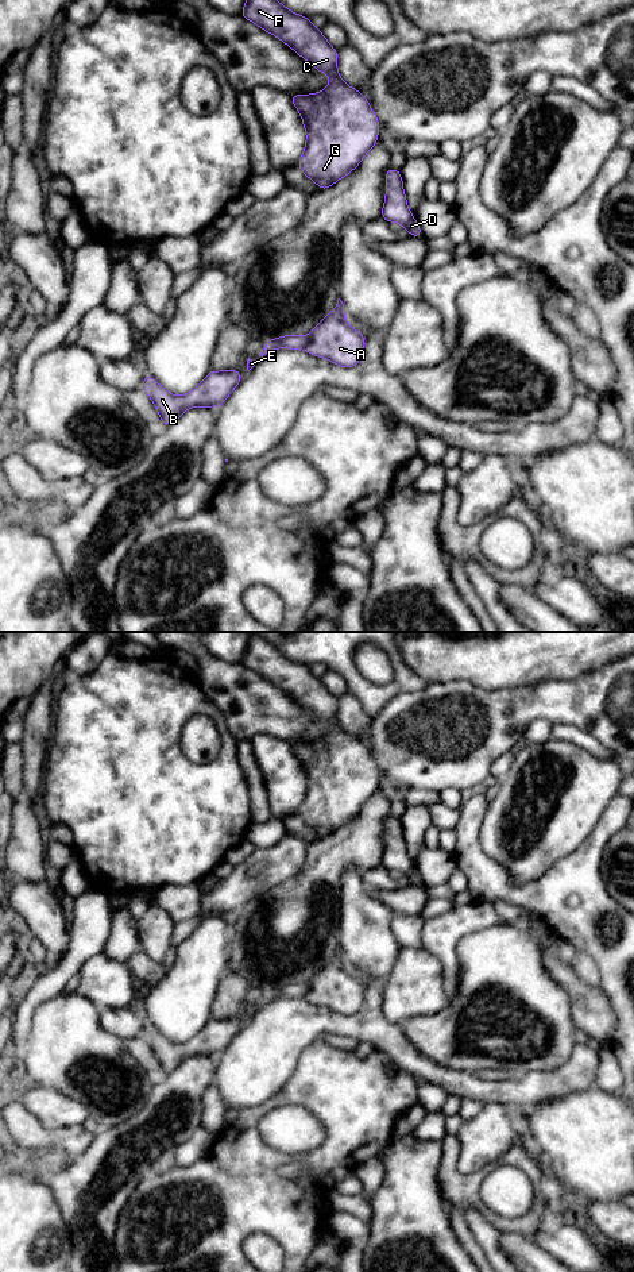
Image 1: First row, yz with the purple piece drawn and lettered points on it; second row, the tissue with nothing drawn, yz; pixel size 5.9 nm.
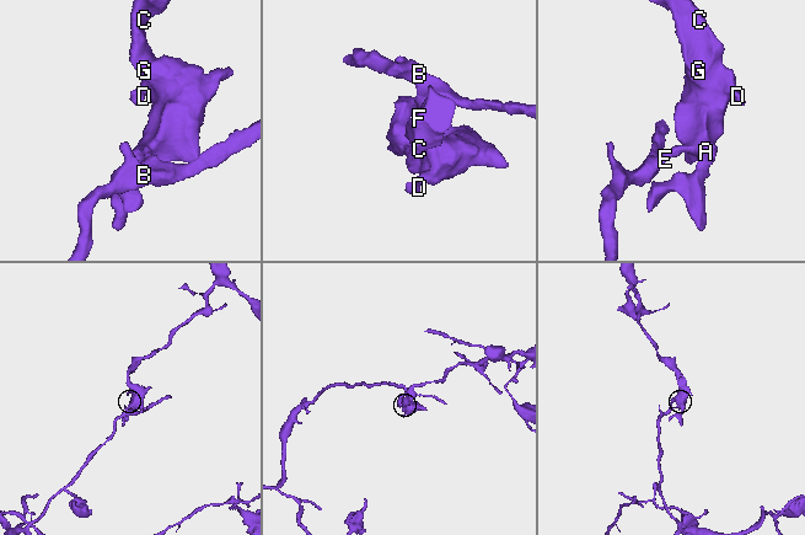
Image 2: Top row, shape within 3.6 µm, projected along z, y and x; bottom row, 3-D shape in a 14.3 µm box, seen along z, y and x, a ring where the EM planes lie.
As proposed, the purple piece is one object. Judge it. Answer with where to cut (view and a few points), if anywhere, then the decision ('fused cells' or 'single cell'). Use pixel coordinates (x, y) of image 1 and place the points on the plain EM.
yz (304, 986), (301, 995) | fused cells

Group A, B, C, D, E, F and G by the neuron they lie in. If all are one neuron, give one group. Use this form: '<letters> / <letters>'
A C D F G / B E

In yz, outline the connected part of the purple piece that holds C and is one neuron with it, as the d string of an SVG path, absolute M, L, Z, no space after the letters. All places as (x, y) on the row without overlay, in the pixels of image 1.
M255 632L250 633L246 654L239 663L254 670L268 682L275 683L318 720L326 721L330 725L328 736L321 740L314 743L290 743L293 753L301 762L302 772L306 778L306 794L299 806L298 816L321 839L328 837L357 816L363 805L378 790L380 772L375 760L359 739L341 728L337 720L337 698L310 671L309 666L291 660L267 639Z

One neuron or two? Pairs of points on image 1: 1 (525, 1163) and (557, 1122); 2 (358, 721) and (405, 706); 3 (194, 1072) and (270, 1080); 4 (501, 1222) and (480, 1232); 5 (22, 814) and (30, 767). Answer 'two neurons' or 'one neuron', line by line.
1: two neurons
2: two neurons
3: two neurons
4: two neurons
5: two neurons

